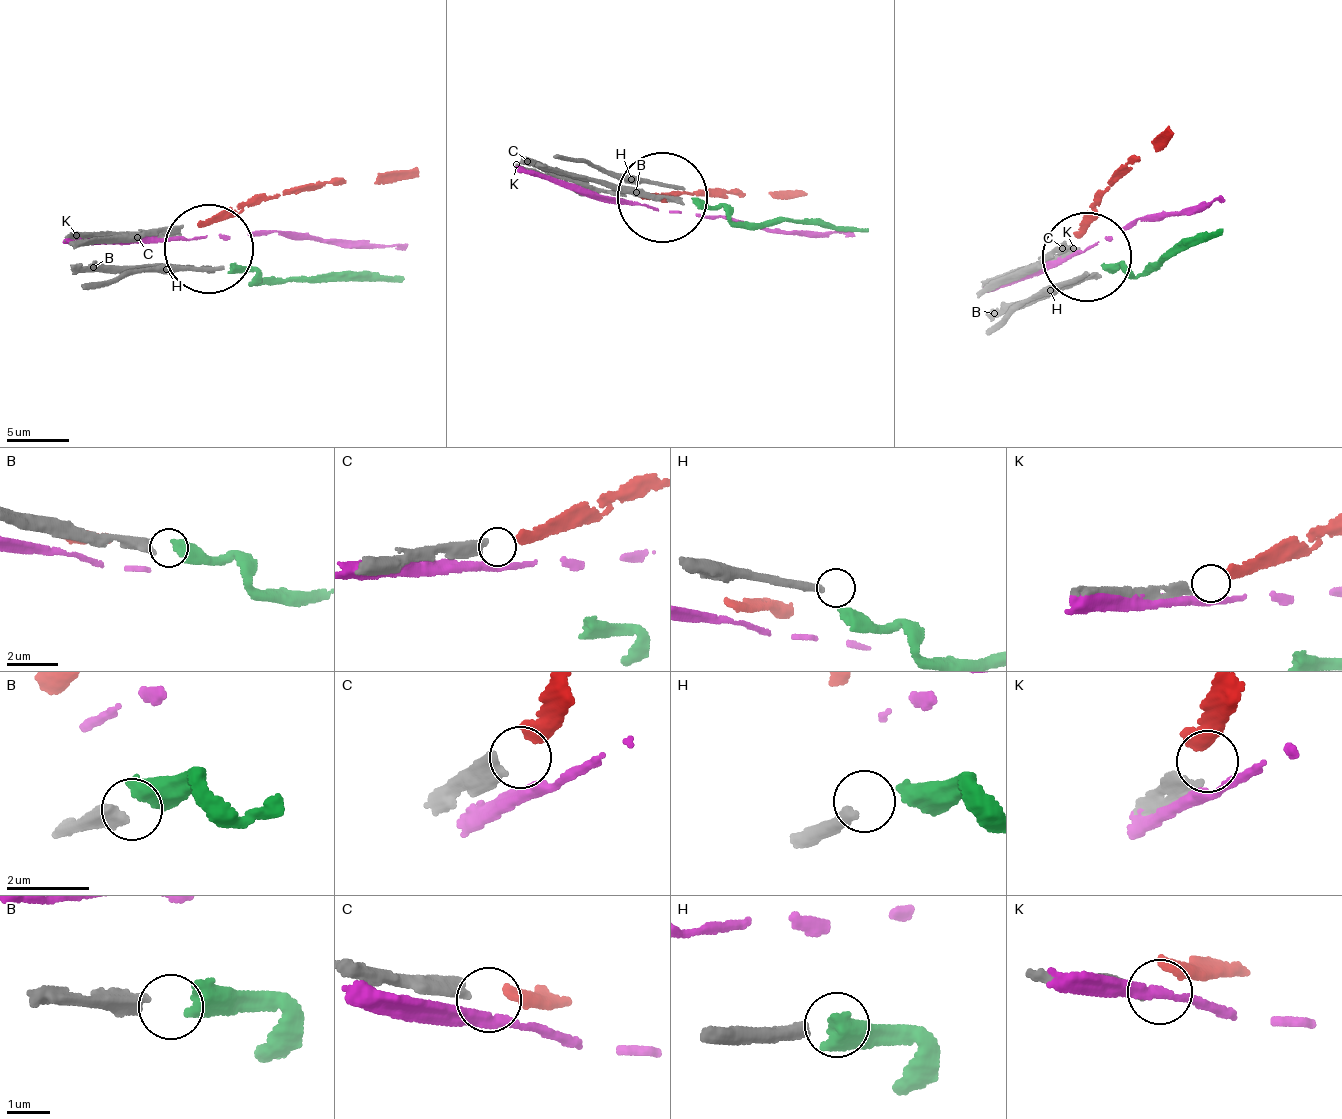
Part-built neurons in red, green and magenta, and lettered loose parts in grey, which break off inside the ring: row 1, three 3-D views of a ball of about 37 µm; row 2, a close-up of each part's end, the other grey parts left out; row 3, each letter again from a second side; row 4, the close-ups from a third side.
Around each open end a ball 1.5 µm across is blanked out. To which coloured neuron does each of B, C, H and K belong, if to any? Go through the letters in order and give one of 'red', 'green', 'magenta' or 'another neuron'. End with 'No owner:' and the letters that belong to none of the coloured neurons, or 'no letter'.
B: green
C: red
H: another neuron
K: another neuron
No owner: H, K

